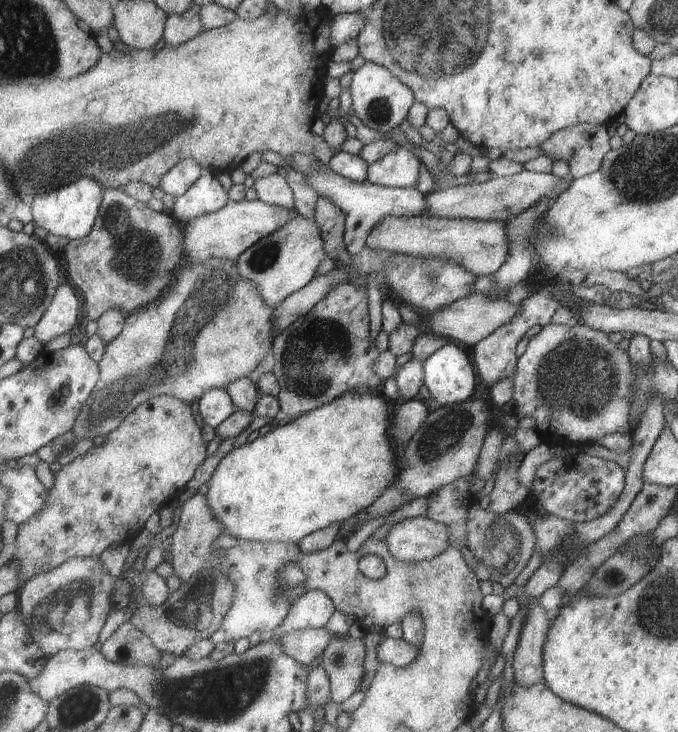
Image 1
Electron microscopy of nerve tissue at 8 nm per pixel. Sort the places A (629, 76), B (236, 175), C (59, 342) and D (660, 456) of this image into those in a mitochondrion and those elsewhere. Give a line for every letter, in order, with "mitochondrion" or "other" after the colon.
A: other
B: other
C: other
D: other

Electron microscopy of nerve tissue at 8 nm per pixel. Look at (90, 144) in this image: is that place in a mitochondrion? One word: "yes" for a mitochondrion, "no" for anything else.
yes

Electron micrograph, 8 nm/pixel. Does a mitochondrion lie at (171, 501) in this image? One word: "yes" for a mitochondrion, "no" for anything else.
no

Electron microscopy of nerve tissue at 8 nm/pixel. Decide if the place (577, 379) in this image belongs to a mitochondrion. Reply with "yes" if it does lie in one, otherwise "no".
yes

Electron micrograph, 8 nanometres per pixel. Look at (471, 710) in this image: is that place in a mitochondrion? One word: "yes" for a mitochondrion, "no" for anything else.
no

